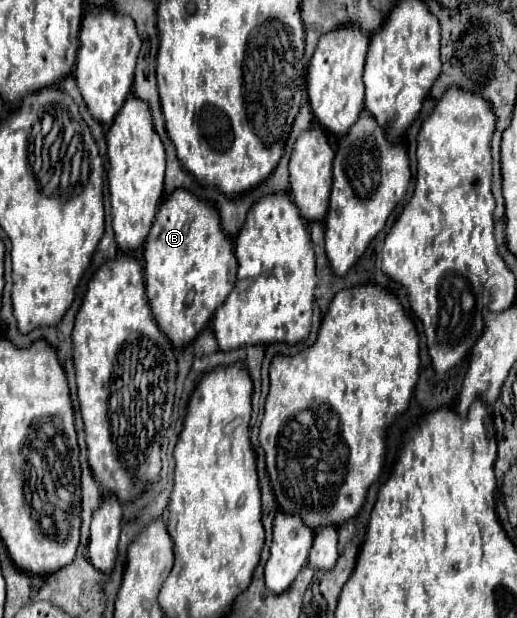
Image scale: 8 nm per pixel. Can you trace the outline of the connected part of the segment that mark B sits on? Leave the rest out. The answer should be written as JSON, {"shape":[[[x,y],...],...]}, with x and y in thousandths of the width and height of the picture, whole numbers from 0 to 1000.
{"shape":[[[358,304],[327,314],[304,340],[296,369],[280,392],[280,476],[308,531],[335,553],[335,560],[362,560],[377,550],[377,544],[416,508],[420,495],[439,482],[439,476],[447,476],[455,450],[458,424],[451,388],[427,369],[427,350],[420,337],[397,324],[385,324]]]}

